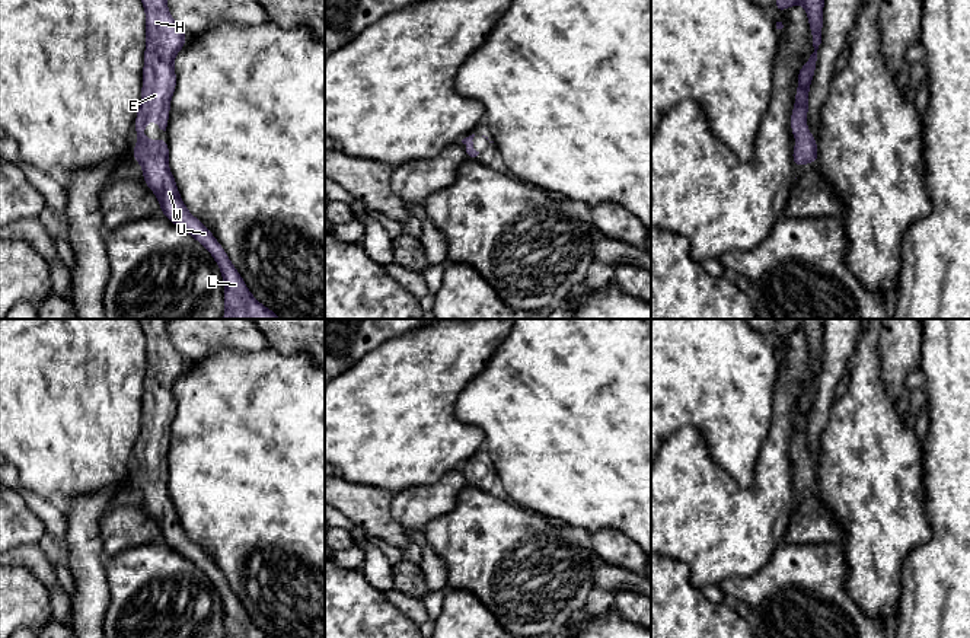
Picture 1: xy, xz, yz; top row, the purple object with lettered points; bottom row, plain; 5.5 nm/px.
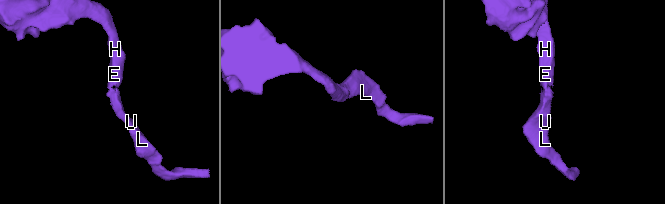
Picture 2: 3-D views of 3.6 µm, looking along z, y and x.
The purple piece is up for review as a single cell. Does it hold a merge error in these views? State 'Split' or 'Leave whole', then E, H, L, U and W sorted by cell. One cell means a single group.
Leave whole. Groups: E H L U W

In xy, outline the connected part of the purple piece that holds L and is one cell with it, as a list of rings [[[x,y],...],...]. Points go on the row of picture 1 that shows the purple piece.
[[[141,0],[141,3],[146,10],[146,52],[141,103],[134,122],[134,133],[140,141],[133,149],[133,157],[143,166],[143,179],[159,198],[162,214],[197,239],[217,262],[224,280],[223,319],[281,319],[251,294],[223,246],[186,210],[167,165],[167,141],[160,135],[151,143],[143,134],[150,119],[166,131],[170,98],[176,89],[173,58],[185,45],[186,35],[170,16],[166,0]]]

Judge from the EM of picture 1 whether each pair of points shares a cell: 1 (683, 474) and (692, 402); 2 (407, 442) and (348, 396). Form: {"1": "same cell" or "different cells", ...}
{"1": "different cells", "2": "same cell"}

